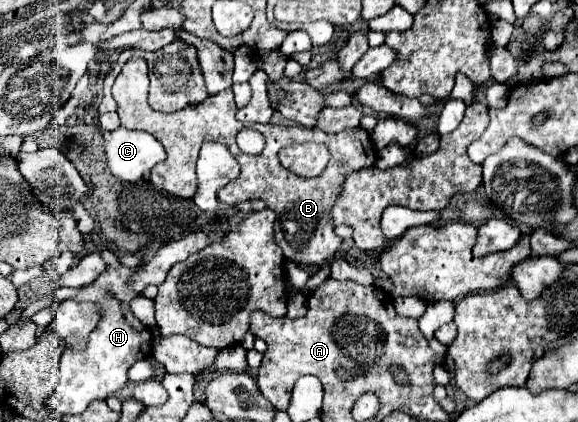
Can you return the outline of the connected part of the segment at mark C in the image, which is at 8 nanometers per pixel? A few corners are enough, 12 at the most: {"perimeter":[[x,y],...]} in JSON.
{"perimeter":[[117,127],[105,141],[113,177],[135,183],[165,161],[145,131]]}

